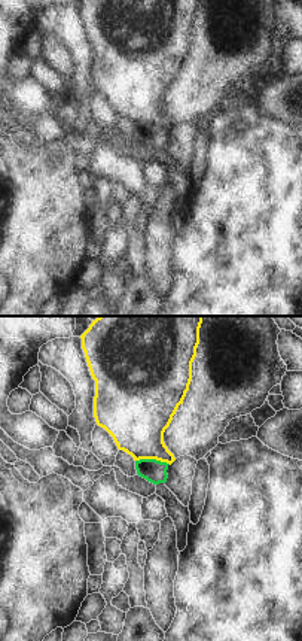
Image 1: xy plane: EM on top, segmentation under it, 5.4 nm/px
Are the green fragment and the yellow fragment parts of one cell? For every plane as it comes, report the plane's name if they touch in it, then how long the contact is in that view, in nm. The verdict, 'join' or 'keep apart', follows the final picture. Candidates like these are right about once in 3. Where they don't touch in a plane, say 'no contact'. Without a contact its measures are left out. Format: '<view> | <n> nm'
xy | 190 nm

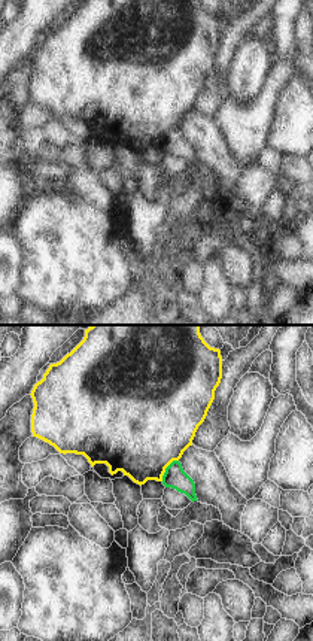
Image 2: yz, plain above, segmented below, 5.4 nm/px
yz | 150 nm

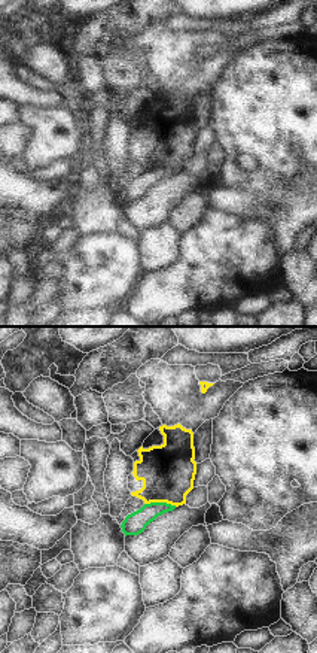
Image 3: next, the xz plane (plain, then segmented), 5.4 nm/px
xz | 180 nm

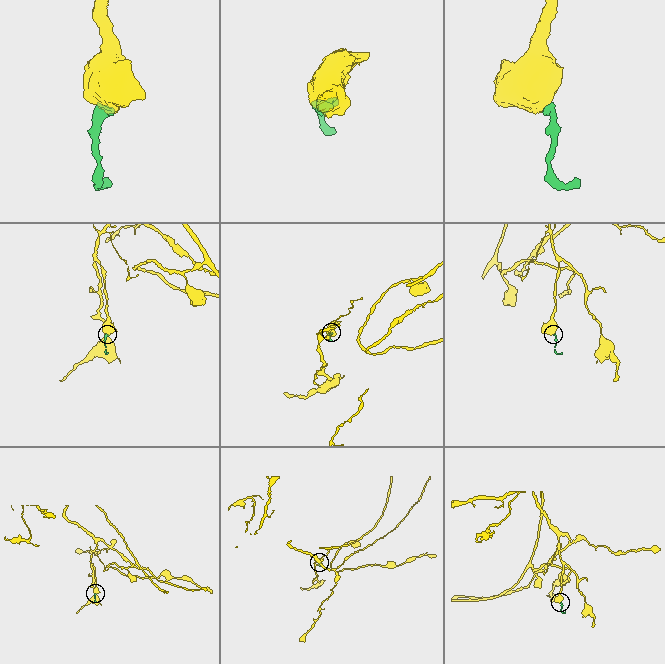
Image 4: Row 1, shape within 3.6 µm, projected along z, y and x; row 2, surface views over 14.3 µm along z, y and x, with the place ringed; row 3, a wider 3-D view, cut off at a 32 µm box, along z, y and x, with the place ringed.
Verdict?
keep apart

